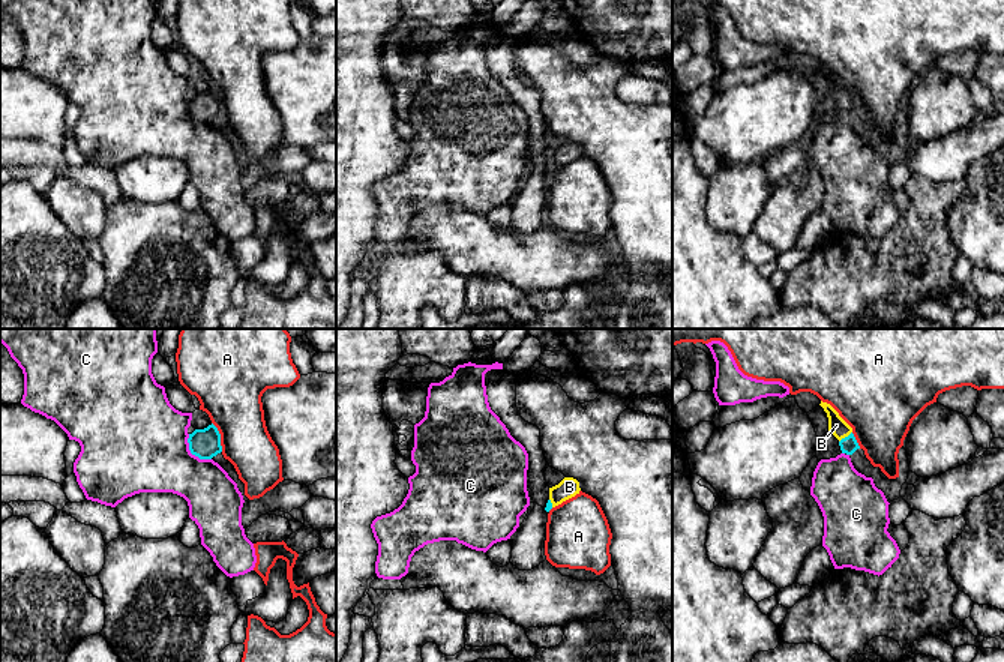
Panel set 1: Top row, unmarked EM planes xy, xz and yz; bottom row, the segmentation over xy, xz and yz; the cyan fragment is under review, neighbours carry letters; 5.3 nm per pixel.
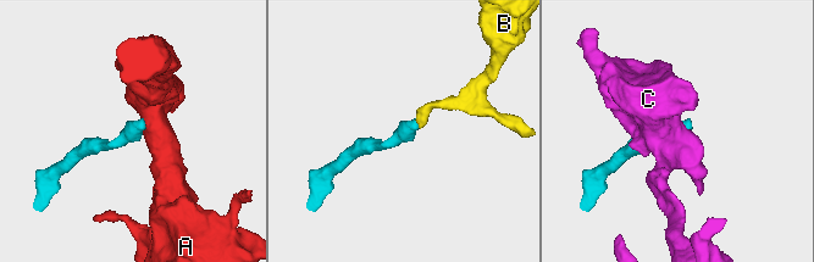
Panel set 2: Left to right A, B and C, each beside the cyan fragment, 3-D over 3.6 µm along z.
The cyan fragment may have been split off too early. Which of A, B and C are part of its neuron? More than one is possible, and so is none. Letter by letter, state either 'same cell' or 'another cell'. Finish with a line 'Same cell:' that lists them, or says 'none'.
A: another cell
B: same cell
C: another cell
Same cell: B

